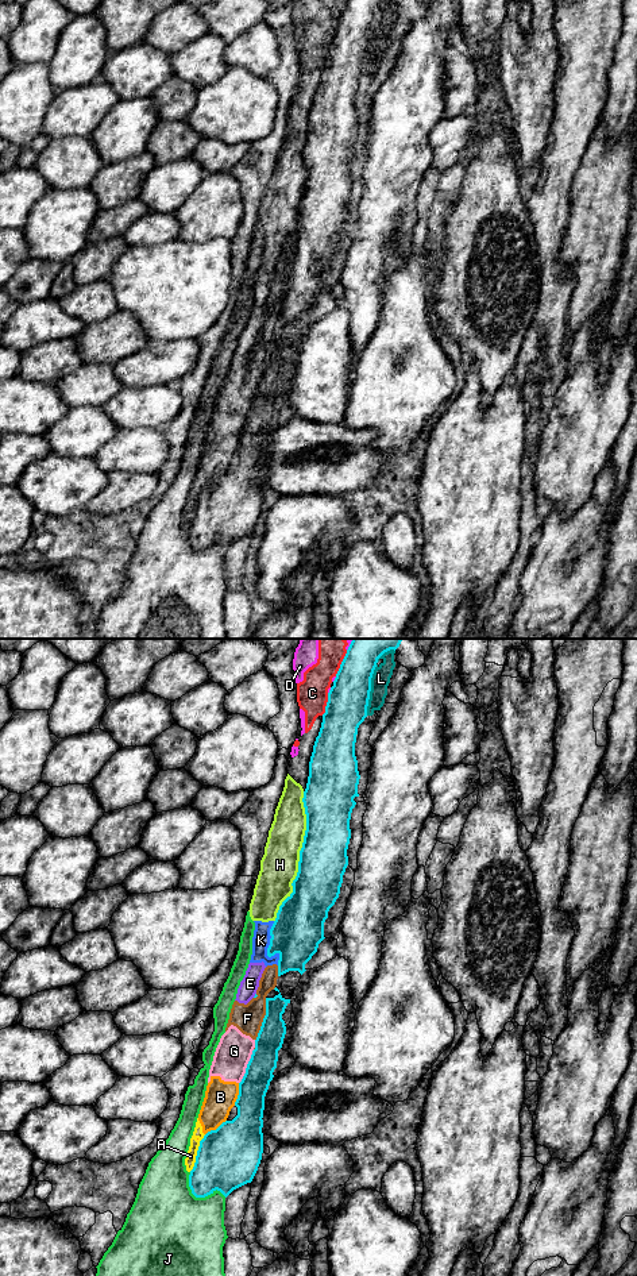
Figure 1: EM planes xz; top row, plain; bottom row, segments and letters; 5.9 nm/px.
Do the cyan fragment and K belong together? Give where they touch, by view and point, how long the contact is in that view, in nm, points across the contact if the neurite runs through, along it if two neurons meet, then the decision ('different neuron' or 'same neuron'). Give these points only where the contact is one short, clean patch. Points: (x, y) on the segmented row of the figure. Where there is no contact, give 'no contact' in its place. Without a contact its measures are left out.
xz (267, 948) | 260 nm | along xz (274, 921), (267, 955), (277, 953), (278, 964) | different neuron

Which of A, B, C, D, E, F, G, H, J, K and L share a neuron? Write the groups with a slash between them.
A B C D E F G H K / J / L

